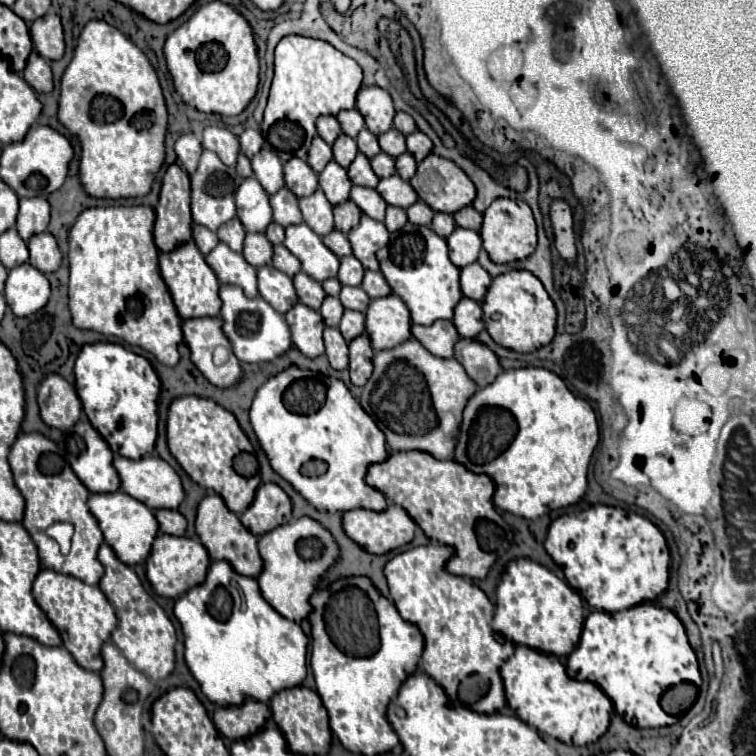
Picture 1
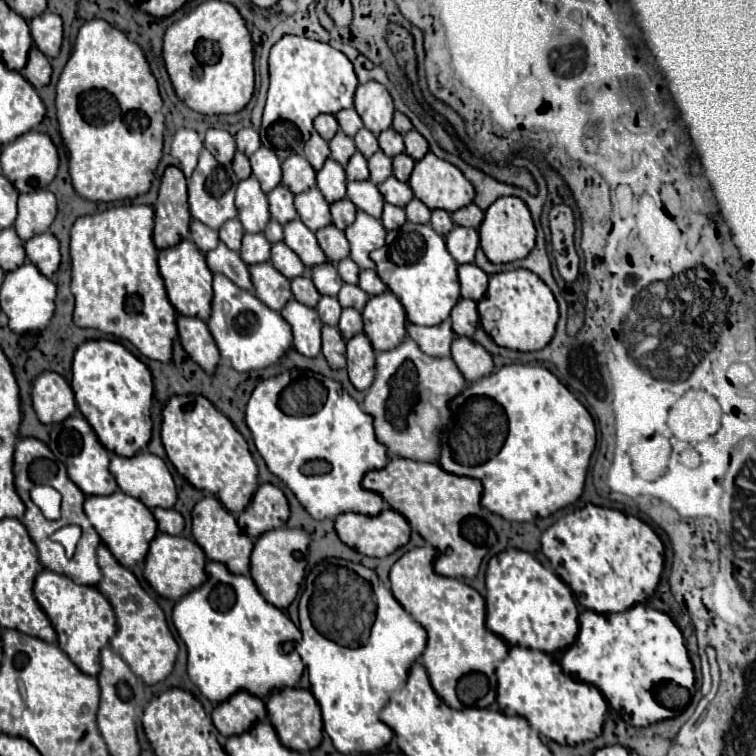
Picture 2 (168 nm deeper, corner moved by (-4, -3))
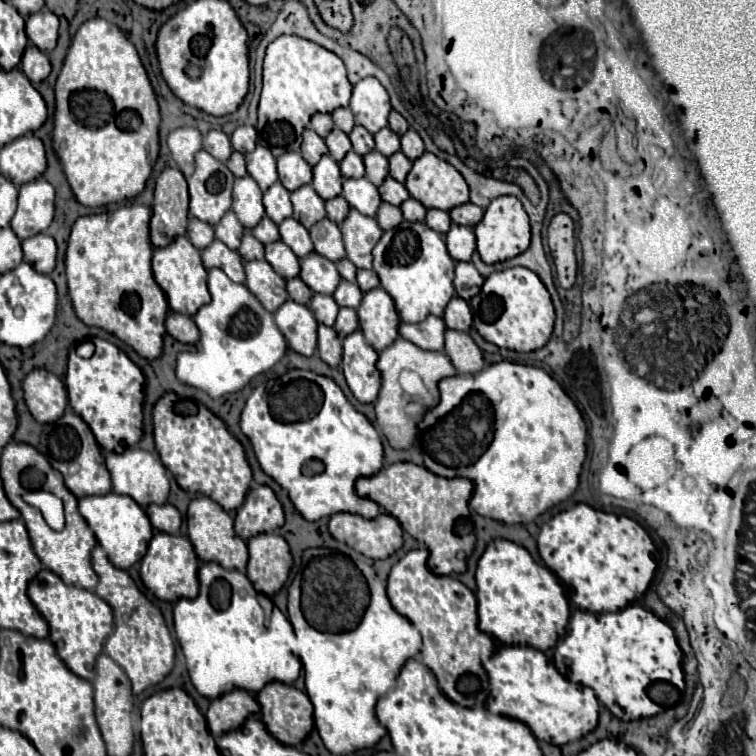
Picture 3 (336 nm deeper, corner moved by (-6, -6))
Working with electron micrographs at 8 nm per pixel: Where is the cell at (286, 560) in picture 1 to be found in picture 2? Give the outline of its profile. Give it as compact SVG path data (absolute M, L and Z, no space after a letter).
M272 529L262 533L254 543L254 551L250 555L250 575L264 599L280 609L286 609L300 589L306 567L300 547L308 547L308 541L310 539L302 529Z

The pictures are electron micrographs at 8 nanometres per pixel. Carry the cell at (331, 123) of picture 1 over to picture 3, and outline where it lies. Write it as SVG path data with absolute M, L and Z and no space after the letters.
M314 114L314 116L312 116L312 122L310 122L310 128L312 128L318 136L326 138L326 136L332 132L332 128L334 128L332 116L330 116L330 114Z

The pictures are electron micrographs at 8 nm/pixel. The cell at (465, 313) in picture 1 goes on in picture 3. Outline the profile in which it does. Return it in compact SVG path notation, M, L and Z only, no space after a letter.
M454 296L450 300L450 304L446 306L446 312L444 312L444 322L448 328L452 330L460 330L460 332L468 332L470 326L472 326L472 310L468 306L466 300Z

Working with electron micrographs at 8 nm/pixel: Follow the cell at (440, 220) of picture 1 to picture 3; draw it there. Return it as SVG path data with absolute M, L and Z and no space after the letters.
M428 210L428 216L426 216L426 224L436 230L438 234L446 234L452 226L452 220L450 220L450 214L444 212L444 210Z

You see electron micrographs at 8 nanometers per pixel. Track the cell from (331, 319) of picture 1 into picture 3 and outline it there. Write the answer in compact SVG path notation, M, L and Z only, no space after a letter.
M314 294L308 308L314 312L316 320L320 324L326 324L326 326L332 326L336 322L336 316L340 310L336 300L332 296L326 296L326 294Z

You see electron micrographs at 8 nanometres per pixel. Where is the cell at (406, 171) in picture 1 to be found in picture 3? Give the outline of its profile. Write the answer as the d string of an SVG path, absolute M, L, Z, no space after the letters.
M396 152L388 160L390 160L390 176L394 180L398 180L400 184L404 184L406 182L406 176L408 176L408 172L412 168L412 162L402 152Z

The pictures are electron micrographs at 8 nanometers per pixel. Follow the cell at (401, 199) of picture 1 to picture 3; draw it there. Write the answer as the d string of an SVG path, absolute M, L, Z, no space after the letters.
M390 176L382 182L382 186L378 188L378 192L380 192L380 196L382 196L382 200L384 200L384 202L394 204L394 206L400 206L404 200L408 200L408 198L410 198L410 194L408 194L406 186L404 186L404 184L400 184L400 182L396 182L396 180L394 180L394 178L390 178Z

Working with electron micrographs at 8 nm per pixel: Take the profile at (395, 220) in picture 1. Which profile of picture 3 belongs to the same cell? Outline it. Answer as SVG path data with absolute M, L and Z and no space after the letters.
M382 204L380 210L378 210L378 216L376 216L378 224L382 230L390 230L390 228L396 228L400 222L402 222L402 212L398 206L392 206L392 204Z

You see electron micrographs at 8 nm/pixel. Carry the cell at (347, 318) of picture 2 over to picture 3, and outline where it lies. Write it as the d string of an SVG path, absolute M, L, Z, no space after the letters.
M340 308L334 330L338 332L340 338L346 338L354 330L358 330L358 314L356 314L356 310L354 308Z

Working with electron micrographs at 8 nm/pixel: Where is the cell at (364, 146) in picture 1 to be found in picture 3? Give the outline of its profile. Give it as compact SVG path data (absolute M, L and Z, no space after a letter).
M356 126L350 132L350 142L352 142L352 150L358 152L360 156L366 156L368 152L374 150L374 136L362 126Z

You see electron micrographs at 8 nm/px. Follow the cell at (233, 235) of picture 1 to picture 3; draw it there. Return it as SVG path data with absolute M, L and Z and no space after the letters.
M230 210L216 226L214 226L214 232L216 232L216 238L220 242L224 242L230 250L238 250L240 246L240 240L244 236L244 226L240 224L240 220L236 218L236 214Z

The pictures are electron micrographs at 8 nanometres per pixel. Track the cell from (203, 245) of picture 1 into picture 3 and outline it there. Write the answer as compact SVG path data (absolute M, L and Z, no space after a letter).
M190 218L188 222L188 232L186 236L190 238L190 242L194 244L194 248L198 250L204 250L208 244L212 244L214 240L214 228L198 218Z

